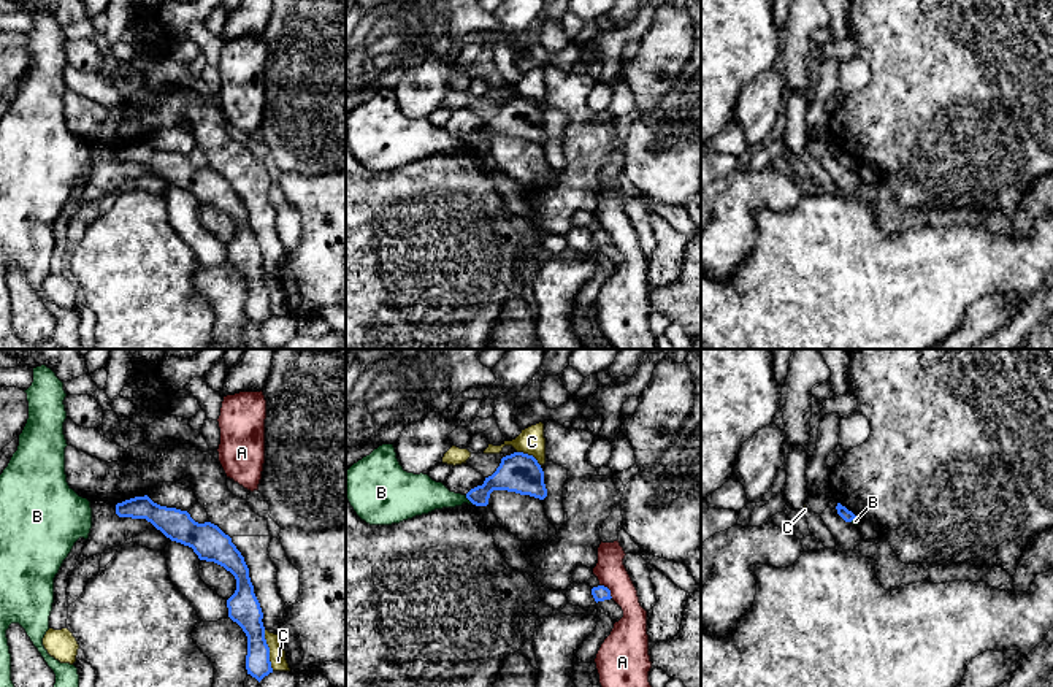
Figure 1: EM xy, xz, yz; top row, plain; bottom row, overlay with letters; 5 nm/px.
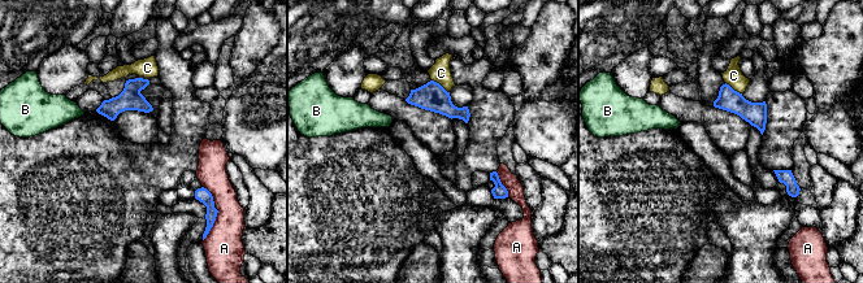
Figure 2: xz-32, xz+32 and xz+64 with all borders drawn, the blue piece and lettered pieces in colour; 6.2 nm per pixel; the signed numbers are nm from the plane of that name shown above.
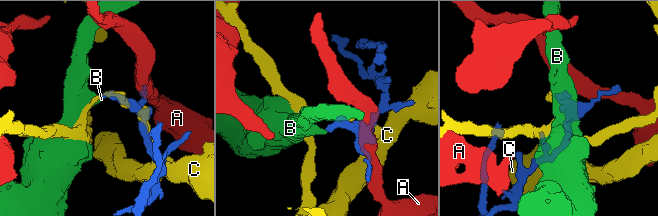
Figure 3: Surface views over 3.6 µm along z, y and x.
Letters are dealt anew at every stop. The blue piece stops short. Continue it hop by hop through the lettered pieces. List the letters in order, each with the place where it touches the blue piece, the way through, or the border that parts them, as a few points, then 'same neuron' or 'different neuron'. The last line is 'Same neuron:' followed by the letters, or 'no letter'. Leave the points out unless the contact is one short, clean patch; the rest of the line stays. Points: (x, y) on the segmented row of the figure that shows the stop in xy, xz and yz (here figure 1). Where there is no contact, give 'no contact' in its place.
A: xz (608, 589) | along xz (600, 584), (612, 597) | different neuron
B: xz (470, 500) | along xz (465, 495), (473, 503) | different neuron
C: xy (268, 651) | different neuron
Same neuron: no letter

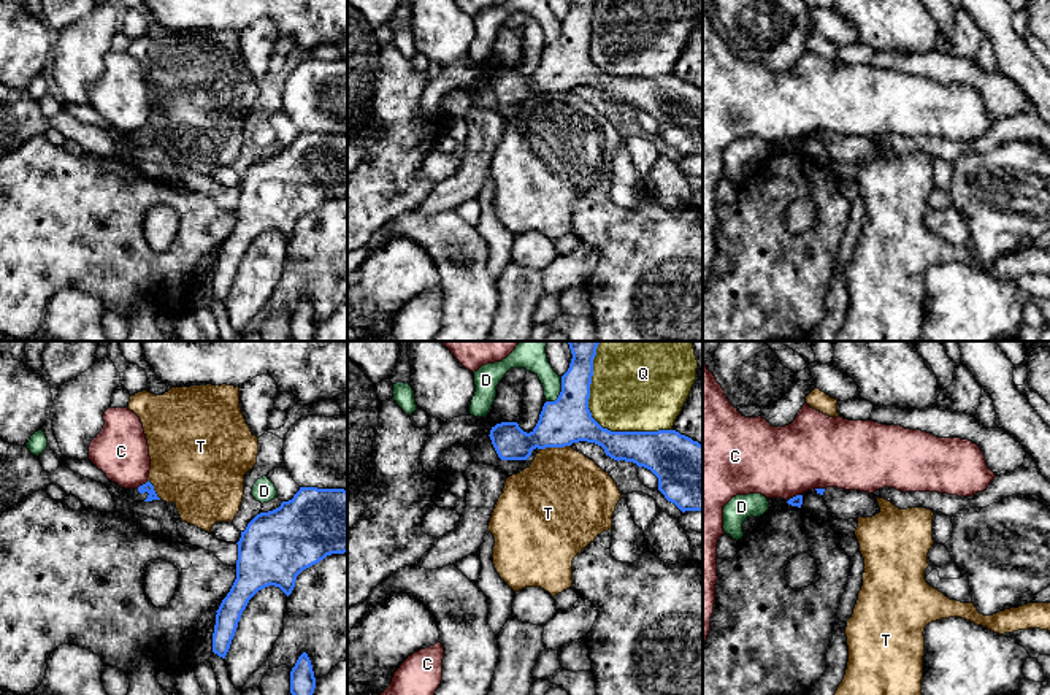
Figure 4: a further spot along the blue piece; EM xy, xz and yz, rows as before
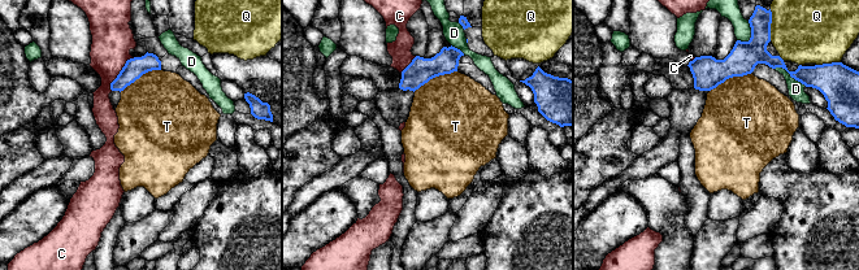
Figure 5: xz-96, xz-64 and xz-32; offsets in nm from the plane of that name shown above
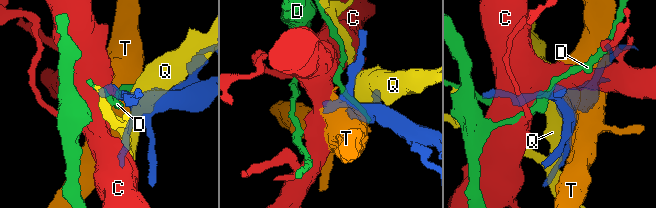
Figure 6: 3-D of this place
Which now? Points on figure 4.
C: xy (143, 484) | along xy (148, 481), (137, 487) | different neuron
D: xz (560, 392) | different neuron
Q: xz (593, 419) | different neuron
T: xz (555, 446) | along xz (570, 445), (541, 449) | different neuron
Same neuron: no letter

